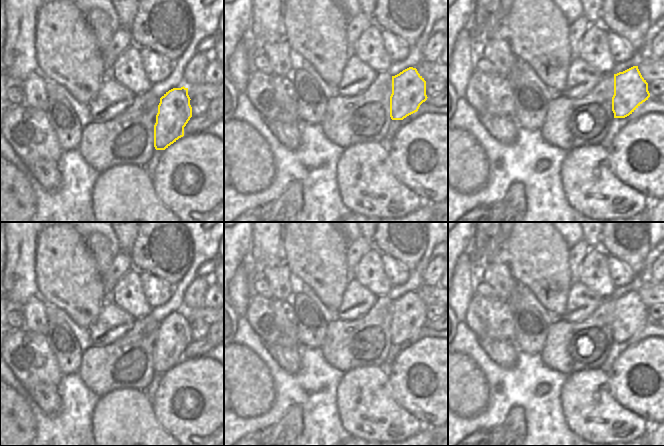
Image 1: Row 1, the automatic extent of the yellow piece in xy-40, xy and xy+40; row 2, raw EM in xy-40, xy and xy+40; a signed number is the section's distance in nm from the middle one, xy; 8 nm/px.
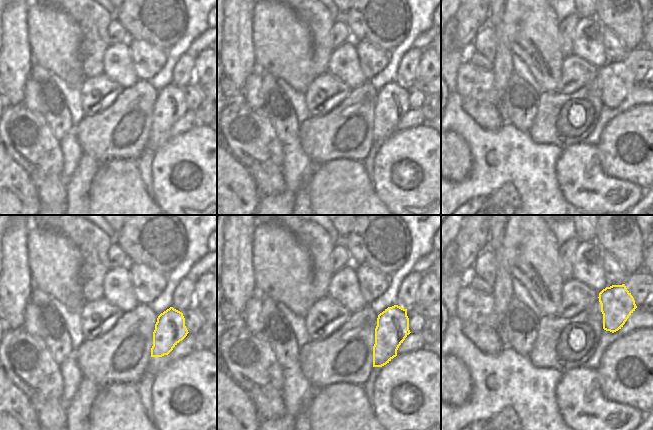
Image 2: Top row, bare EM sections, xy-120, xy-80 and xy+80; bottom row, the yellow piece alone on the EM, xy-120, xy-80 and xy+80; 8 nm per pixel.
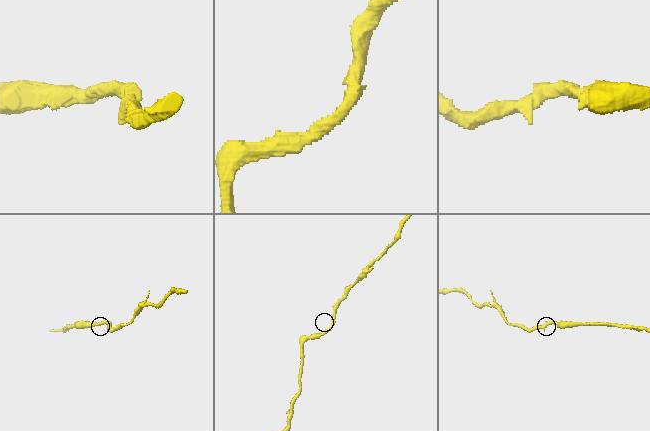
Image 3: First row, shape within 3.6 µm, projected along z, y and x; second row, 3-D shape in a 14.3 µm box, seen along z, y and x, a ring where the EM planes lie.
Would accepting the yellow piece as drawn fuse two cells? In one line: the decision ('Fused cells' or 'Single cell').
Single cell

